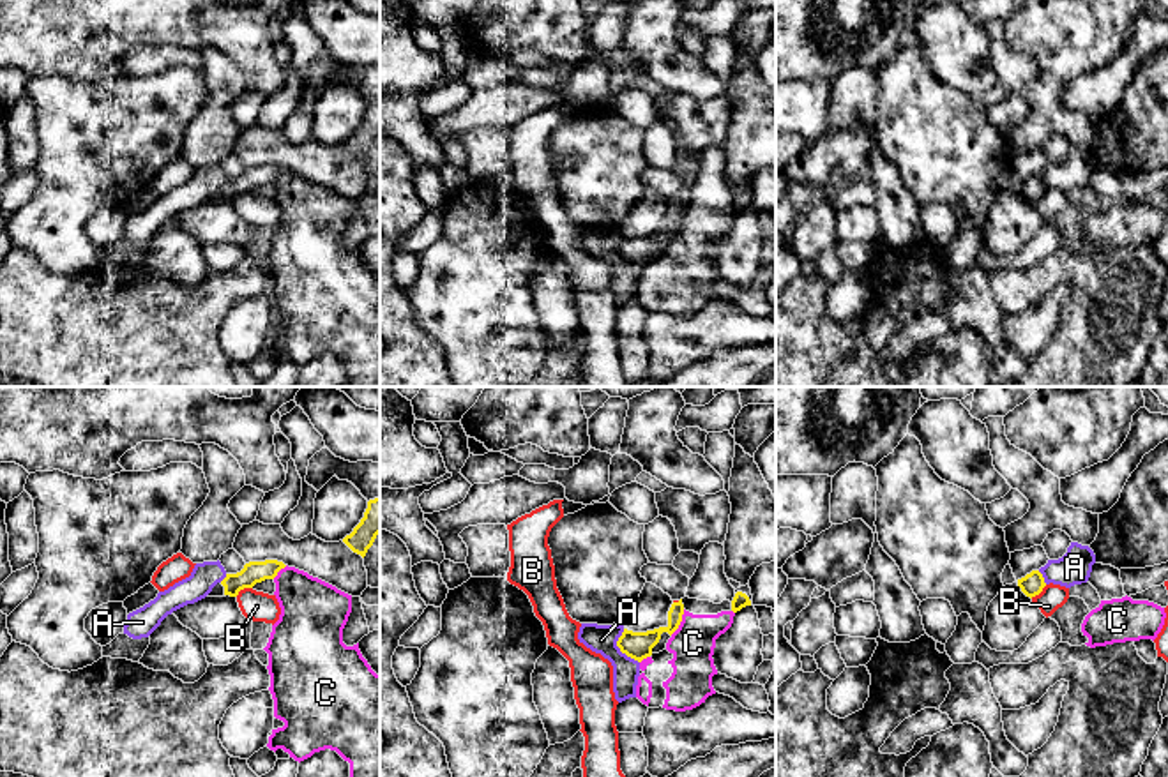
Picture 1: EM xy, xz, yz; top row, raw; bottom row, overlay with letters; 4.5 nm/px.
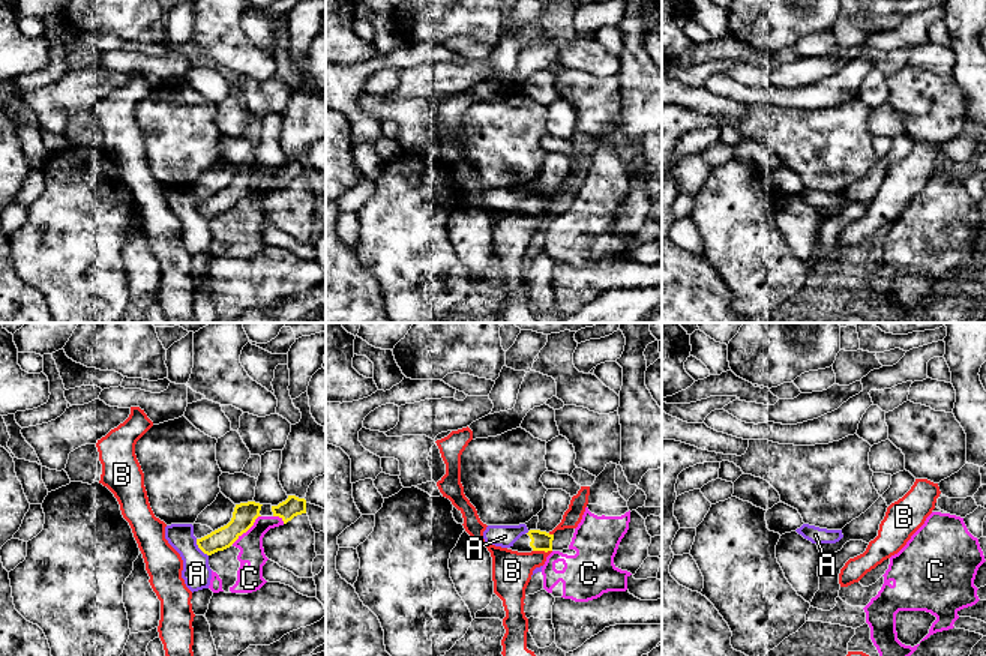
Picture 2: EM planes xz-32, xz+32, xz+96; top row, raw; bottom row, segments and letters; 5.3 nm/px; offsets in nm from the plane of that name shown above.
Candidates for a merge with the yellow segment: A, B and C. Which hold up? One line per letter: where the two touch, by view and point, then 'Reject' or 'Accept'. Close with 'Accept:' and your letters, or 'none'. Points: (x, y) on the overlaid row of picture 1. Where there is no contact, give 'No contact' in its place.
A: Touches yellow at xz (619, 647). Reject
B: Touches yellow at xy (242, 588). Reject
C: Touches yellow at xz (681, 620). Reject
Accept: none

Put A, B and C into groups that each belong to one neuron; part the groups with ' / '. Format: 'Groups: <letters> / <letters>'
Groups: A / B / C

